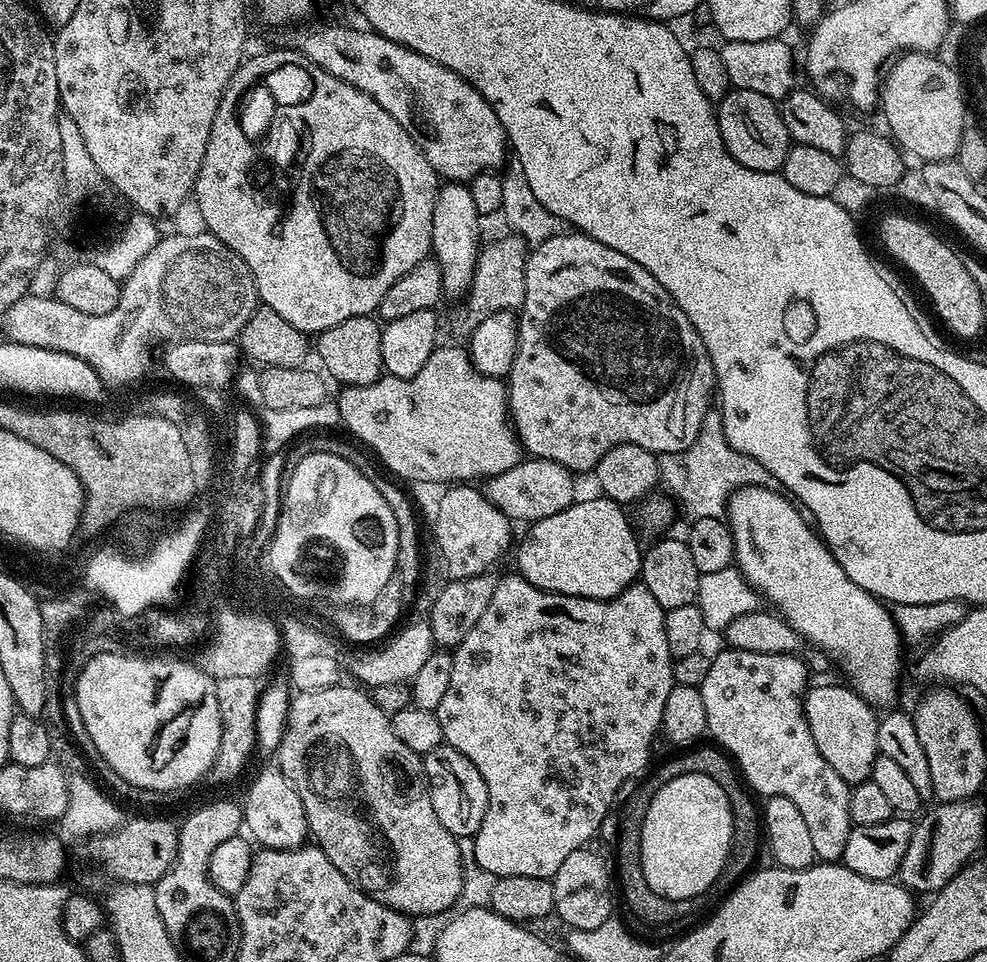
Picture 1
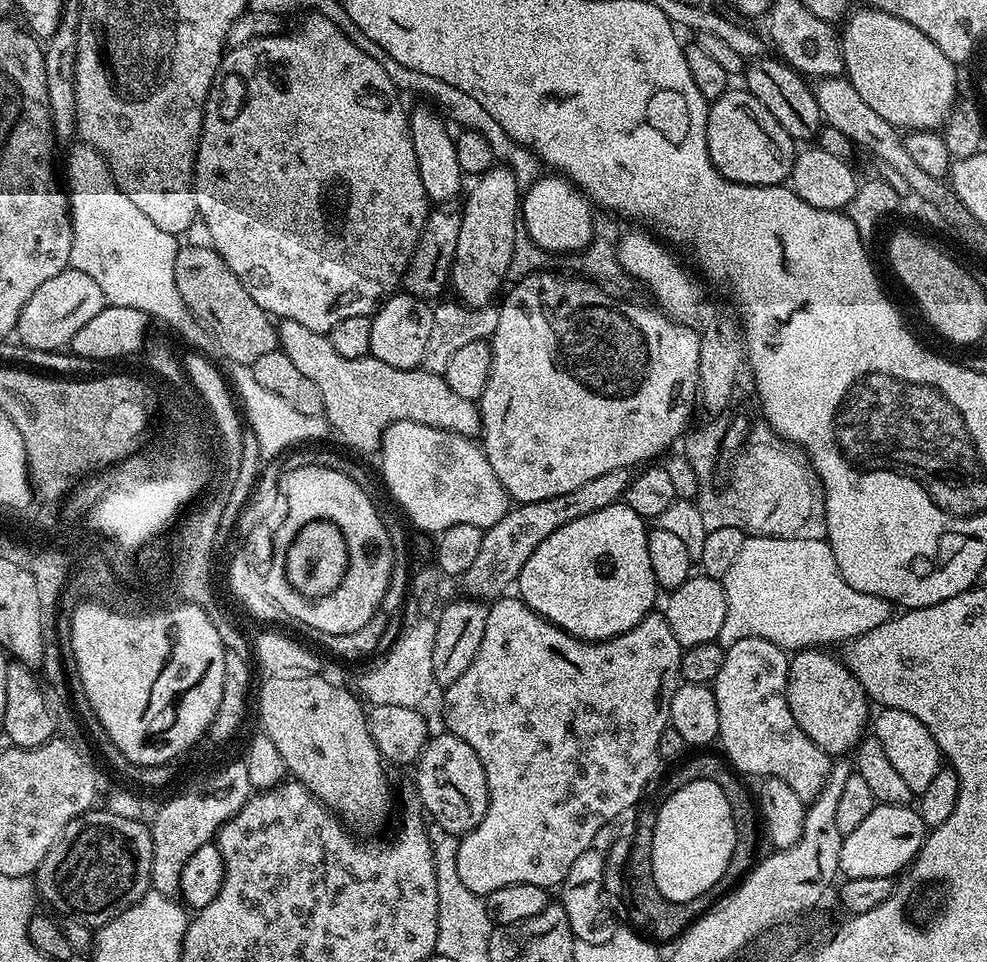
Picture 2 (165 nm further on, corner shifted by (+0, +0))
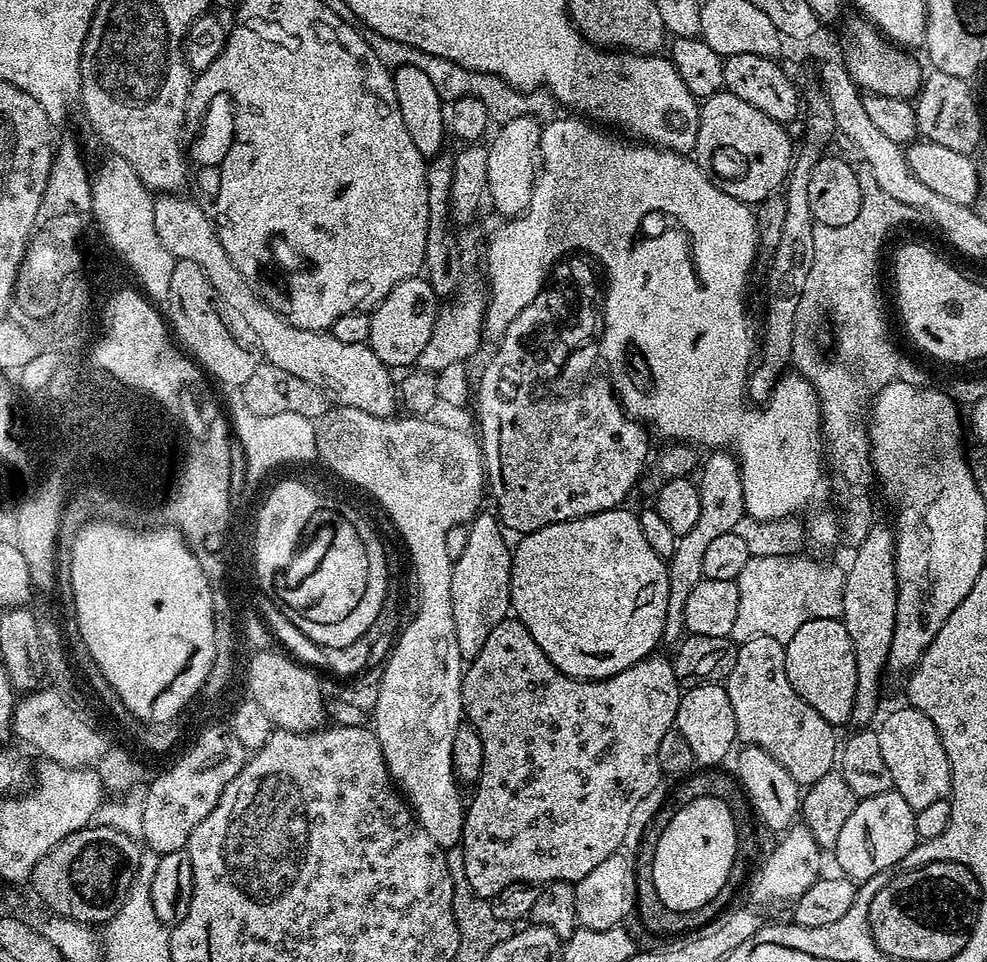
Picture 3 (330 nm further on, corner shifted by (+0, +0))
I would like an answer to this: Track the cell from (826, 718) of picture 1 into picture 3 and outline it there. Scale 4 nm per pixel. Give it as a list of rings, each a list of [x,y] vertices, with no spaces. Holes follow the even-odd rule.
[[[814,618],[806,622],[797,630],[794,638],[790,638],[790,642],[784,645],[784,653],[786,654],[786,678],[790,678],[790,686],[794,686],[802,702],[814,706],[814,710],[818,710],[818,714],[822,714],[826,722],[834,726],[841,726],[840,724],[844,723],[847,725],[851,721],[854,706],[856,667],[854,666],[854,642],[850,642],[850,634],[846,634],[843,619]]]

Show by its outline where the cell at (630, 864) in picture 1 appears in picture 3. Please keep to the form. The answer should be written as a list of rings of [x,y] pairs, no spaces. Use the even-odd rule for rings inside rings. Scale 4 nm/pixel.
[[[697,770],[691,776],[685,776],[682,783],[672,792],[673,804],[664,804],[648,821],[644,824],[644,833],[640,836],[640,845],[636,848],[636,856],[634,855],[634,867],[636,869],[636,904],[664,904],[662,898],[658,898],[658,890],[654,890],[654,850],[658,846],[658,838],[662,834],[662,830],[666,830],[666,826],[670,826],[670,818],[674,818],[677,806],[688,804],[694,798],[699,796],[713,796],[722,802],[726,802],[726,806],[730,806],[730,814],[734,818],[734,826],[736,827],[736,861],[728,875],[726,886],[722,886],[720,893],[712,899],[711,907],[716,910],[724,910],[733,903],[732,900],[736,896],[736,891],[740,887],[745,887],[746,881],[750,876],[750,868],[748,872],[748,859],[752,856],[752,851],[756,848],[756,832],[752,829],[754,825],[754,816],[750,811],[748,798],[744,794],[743,788],[740,787],[740,781],[735,775],[728,776],[724,770]]]

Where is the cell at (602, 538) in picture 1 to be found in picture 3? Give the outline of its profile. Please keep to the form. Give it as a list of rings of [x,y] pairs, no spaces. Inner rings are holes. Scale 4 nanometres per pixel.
[[[621,506],[611,508],[605,512],[599,512],[586,518],[577,520],[567,520],[546,526],[542,530],[521,535],[517,544],[512,548],[512,569],[510,570],[510,598],[512,599],[511,611],[515,619],[530,630],[530,638],[538,642],[542,654],[554,662],[562,674],[566,674],[575,680],[601,680],[610,678],[630,666],[634,666],[640,660],[645,660],[647,656],[653,655],[657,651],[656,647],[661,647],[664,638],[664,627],[666,626],[666,602],[670,594],[670,582],[668,581],[668,566],[665,557],[654,554],[654,549],[646,543],[646,537],[642,534],[639,515],[634,511],[627,512],[627,507]]]

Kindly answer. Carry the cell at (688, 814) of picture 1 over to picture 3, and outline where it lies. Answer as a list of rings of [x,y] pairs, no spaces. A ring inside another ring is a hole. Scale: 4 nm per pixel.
[[[699,796],[676,809],[654,850],[654,890],[672,911],[709,907],[726,886],[736,861],[736,827],[730,806],[713,796]]]

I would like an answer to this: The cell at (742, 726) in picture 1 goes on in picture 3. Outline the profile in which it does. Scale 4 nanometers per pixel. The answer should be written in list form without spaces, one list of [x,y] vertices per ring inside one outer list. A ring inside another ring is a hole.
[[[752,636],[745,644],[736,649],[736,661],[734,670],[730,670],[726,681],[730,706],[734,706],[734,722],[736,723],[736,735],[745,745],[756,744],[774,762],[779,762],[782,770],[794,778],[794,782],[801,786],[807,786],[818,782],[827,772],[833,771],[838,764],[838,739],[837,729],[814,706],[802,702],[802,698],[790,686],[790,678],[786,678],[786,654],[784,645],[774,638],[765,636]]]

